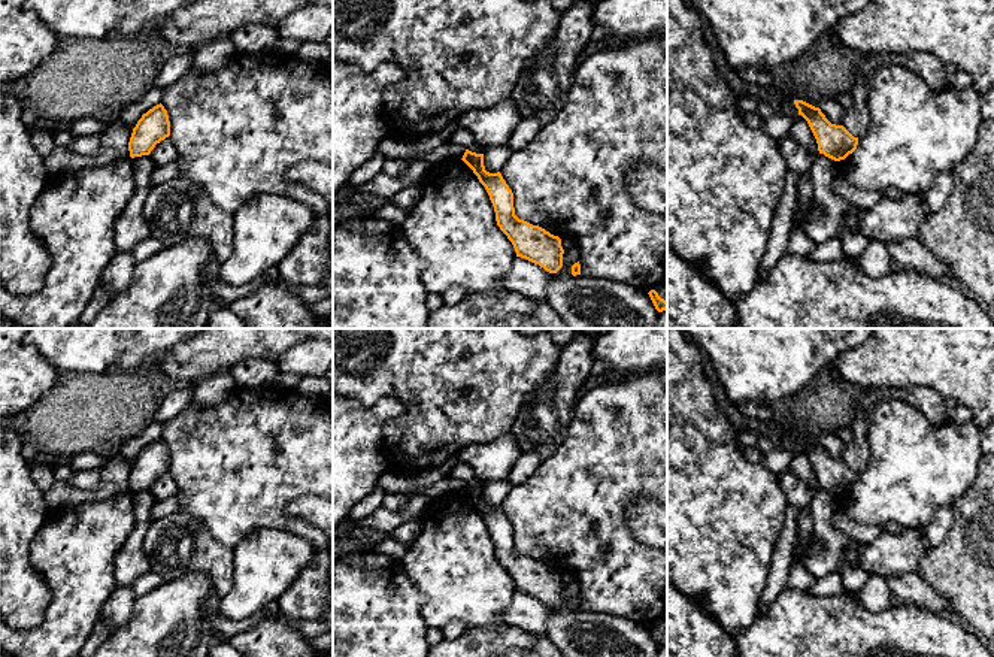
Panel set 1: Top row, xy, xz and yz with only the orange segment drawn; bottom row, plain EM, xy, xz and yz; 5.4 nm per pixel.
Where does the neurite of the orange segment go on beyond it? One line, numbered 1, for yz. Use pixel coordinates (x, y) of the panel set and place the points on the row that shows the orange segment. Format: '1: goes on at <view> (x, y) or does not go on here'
1: does not go on here

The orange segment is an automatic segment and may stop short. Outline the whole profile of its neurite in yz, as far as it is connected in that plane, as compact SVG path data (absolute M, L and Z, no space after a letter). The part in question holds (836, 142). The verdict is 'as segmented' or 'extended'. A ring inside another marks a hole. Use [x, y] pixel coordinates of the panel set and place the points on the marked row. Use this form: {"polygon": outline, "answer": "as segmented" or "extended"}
{"polygon": "M794 100L798 115L801 115L818 143L819 154L840 161L857 149L858 137L854 137L843 125L831 124L819 108L803 100Z", "answer": "as segmented"}

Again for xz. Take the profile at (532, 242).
{"polygon": "M466 149L461 158L485 187L494 206L496 221L500 230L512 242L516 257L539 264L549 273L563 267L561 239L539 225L533 225L515 215L513 193L501 173L490 173L484 166L484 154Z", "answer": "as segmented"}

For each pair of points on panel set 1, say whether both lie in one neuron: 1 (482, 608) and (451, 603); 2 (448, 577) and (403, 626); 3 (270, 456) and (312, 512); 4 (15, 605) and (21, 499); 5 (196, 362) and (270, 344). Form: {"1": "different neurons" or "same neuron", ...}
{"1": "same neuron", "2": "different neurons", "3": "different neurons", "4": "same neuron", "5": "same neuron"}

